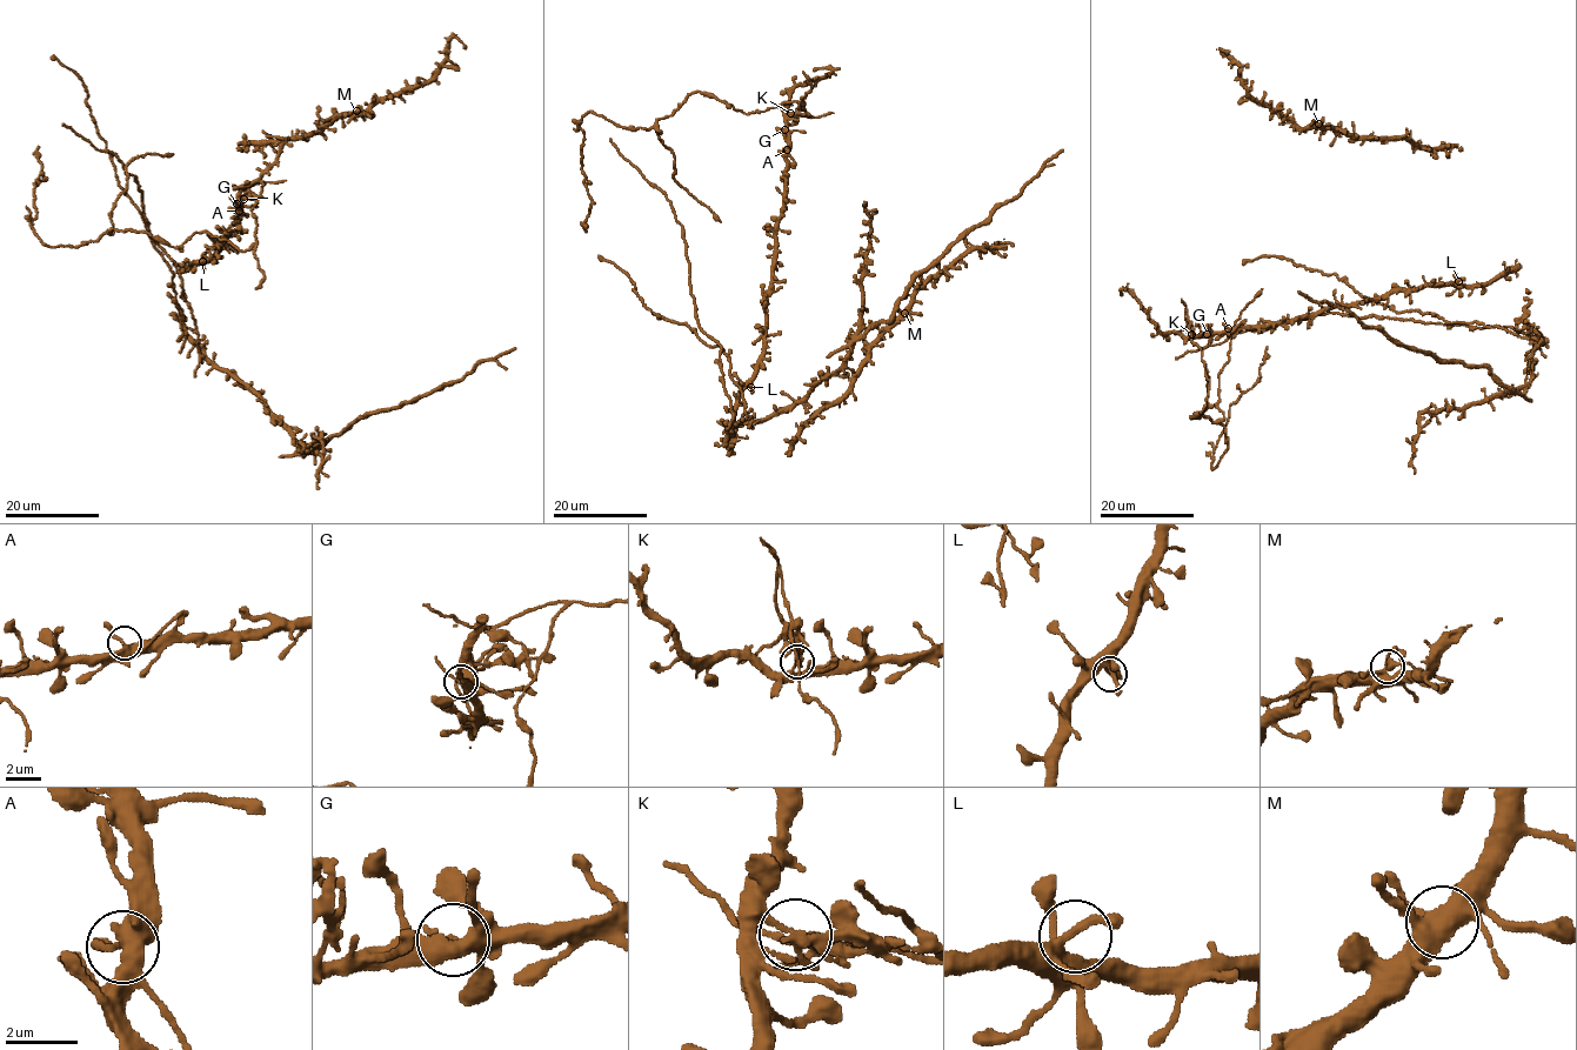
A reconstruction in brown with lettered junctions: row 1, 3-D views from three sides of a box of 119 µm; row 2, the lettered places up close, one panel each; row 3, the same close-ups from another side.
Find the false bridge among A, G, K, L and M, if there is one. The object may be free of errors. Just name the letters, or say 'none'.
K

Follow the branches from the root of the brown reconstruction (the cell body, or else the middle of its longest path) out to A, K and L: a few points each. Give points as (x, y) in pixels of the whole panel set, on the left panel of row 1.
A: (126, 229), (174, 247), (208, 232), (246, 252), (255, 242), (252, 208), (258, 198), (239, 200), (239, 211)
K: (126, 229), (174, 247), (208, 232), (246, 252), (255, 242), (252, 208), (258, 198), (244, 198)
L: (126, 229), (174, 247), (208, 232), (246, 252), (258, 198), (239, 200), (236, 233), (202, 261)

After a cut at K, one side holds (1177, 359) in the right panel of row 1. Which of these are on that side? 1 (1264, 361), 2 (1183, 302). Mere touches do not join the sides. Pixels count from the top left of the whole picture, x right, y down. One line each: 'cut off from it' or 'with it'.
1: cut off from it
2: cut off from it

